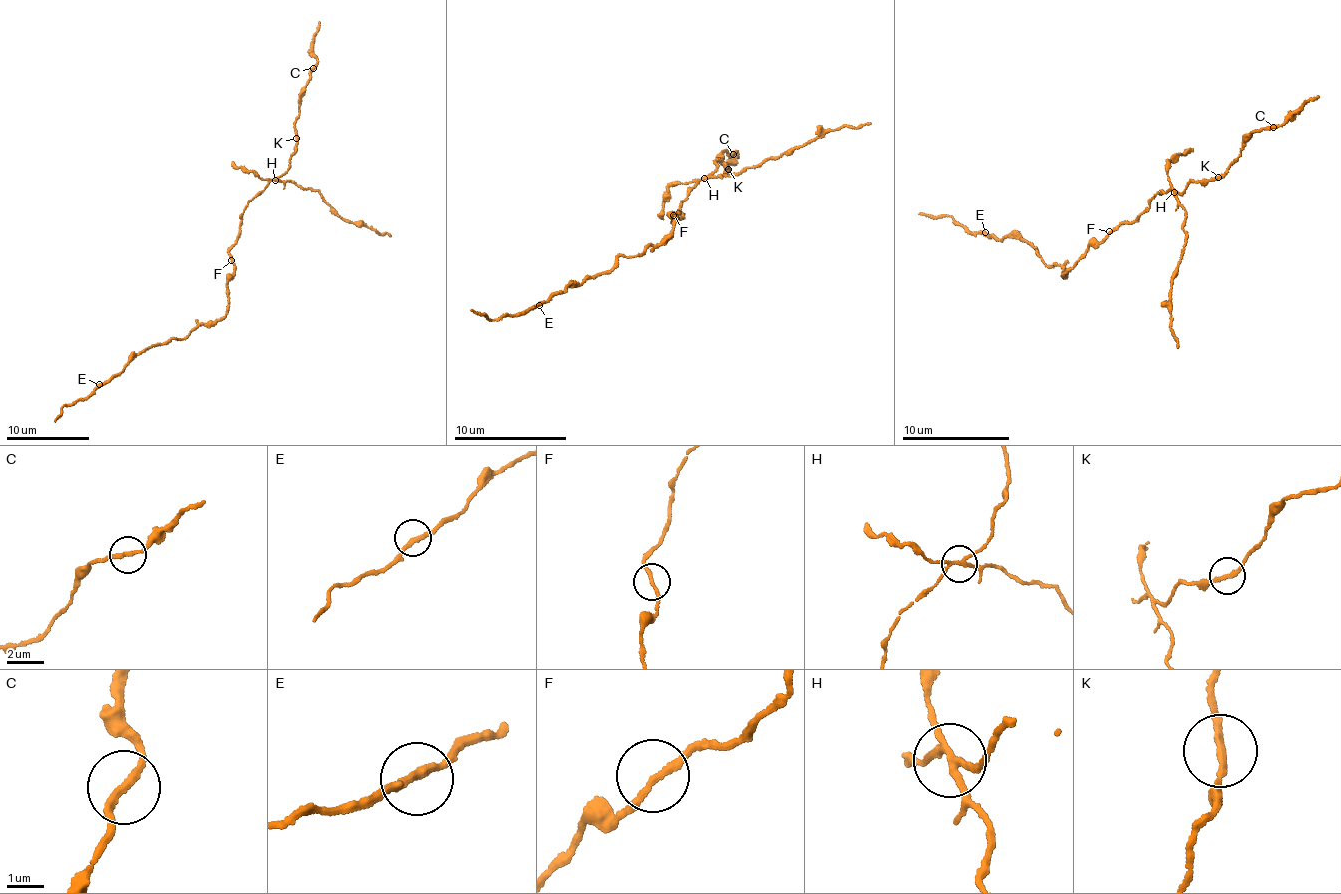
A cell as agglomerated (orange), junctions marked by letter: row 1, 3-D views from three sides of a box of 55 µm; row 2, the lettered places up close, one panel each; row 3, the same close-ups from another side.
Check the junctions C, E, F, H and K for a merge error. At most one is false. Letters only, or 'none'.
H

